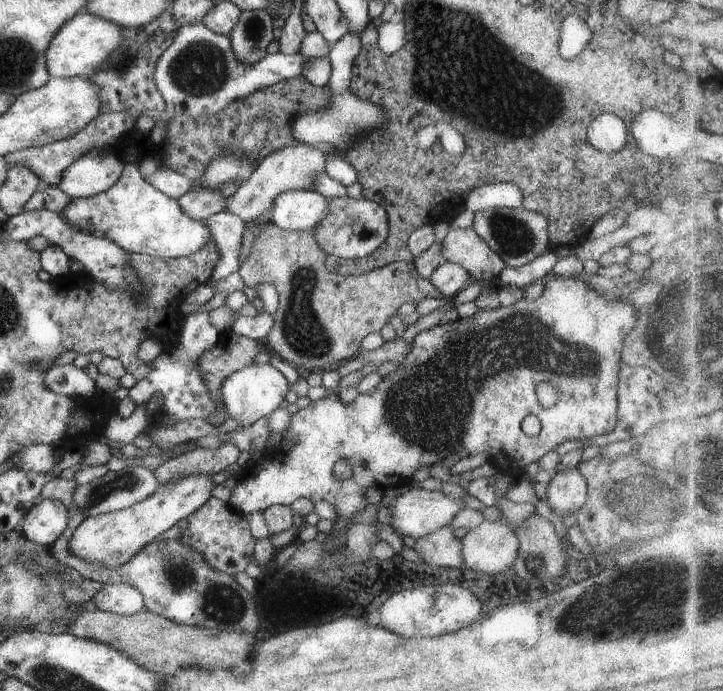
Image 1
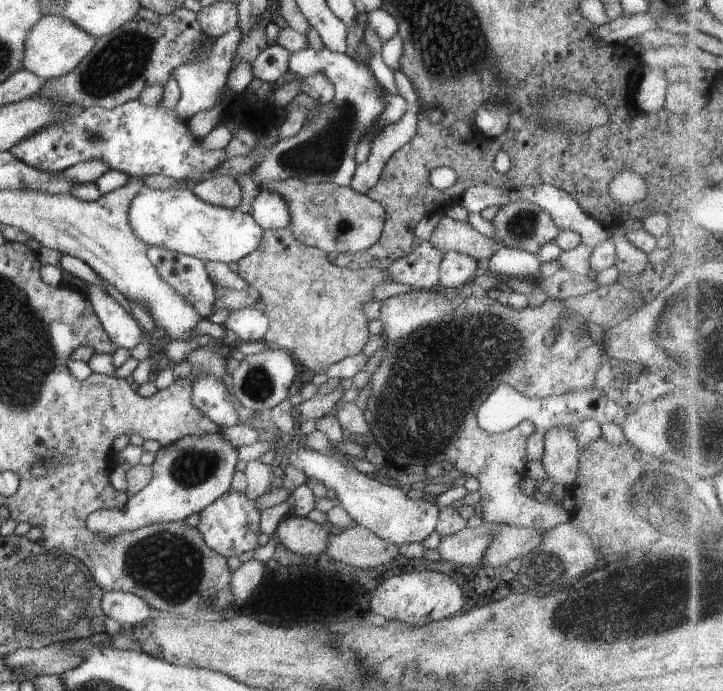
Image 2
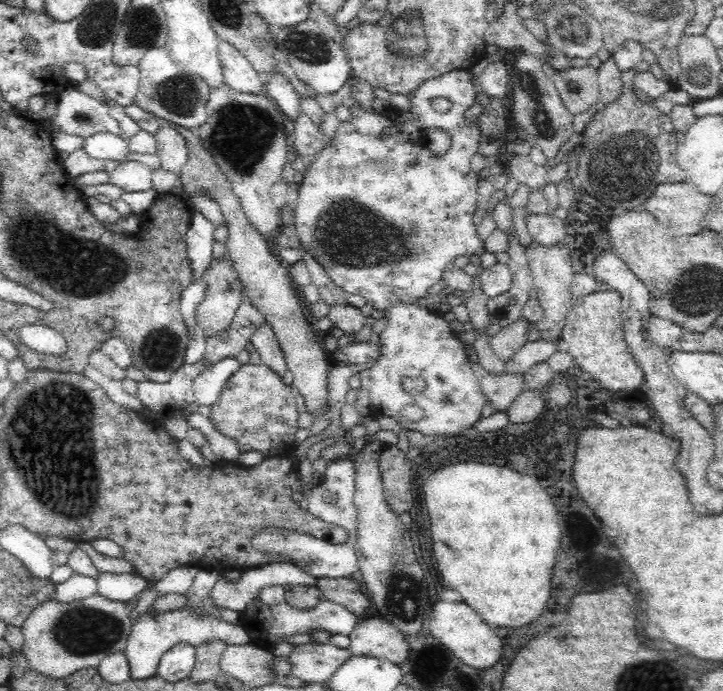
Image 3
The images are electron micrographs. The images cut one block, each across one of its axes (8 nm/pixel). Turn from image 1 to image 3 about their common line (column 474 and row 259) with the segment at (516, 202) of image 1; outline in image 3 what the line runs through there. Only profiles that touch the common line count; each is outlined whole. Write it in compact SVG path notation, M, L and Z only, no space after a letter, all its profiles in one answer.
M192 210L190 228L186 232L186 258L190 261L192 283L200 279L208 266L210 266L213 258L214 231L213 222L210 222L201 212Z

